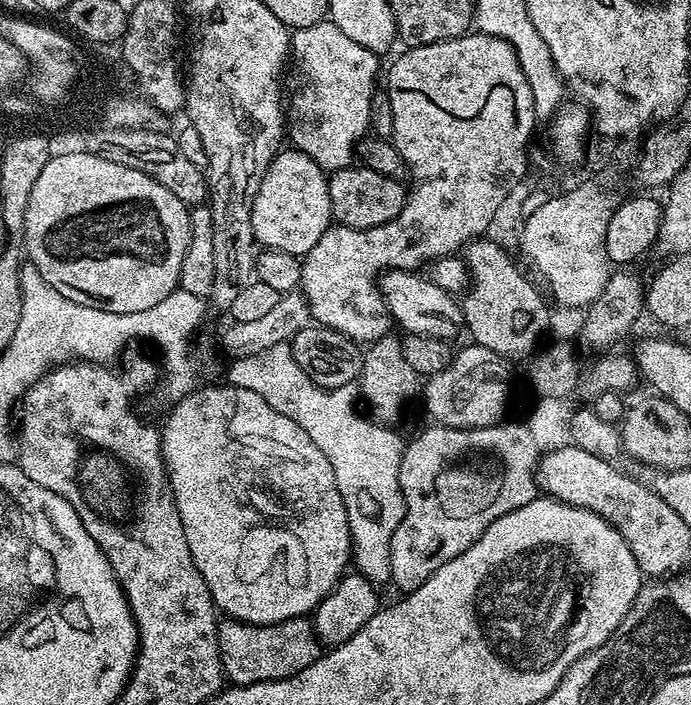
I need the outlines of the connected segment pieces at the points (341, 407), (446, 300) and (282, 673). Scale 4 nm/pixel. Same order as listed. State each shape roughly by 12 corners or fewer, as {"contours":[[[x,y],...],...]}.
{"contours":[[[292,356],[280,412],[332,439],[350,534],[390,548],[404,517],[405,441],[356,413],[352,384],[320,388]],[[416,270],[379,277],[388,315],[405,333],[452,338],[453,293]],[[224,618],[237,685],[285,680],[322,654],[313,621]]]}

